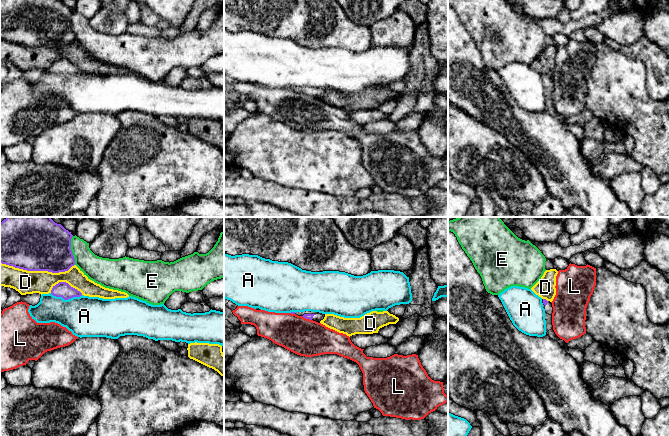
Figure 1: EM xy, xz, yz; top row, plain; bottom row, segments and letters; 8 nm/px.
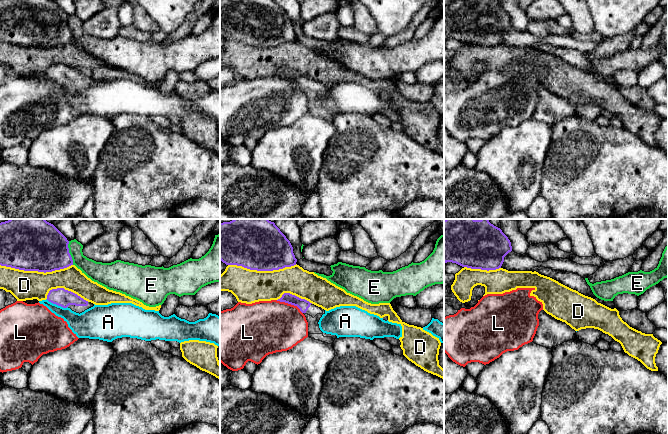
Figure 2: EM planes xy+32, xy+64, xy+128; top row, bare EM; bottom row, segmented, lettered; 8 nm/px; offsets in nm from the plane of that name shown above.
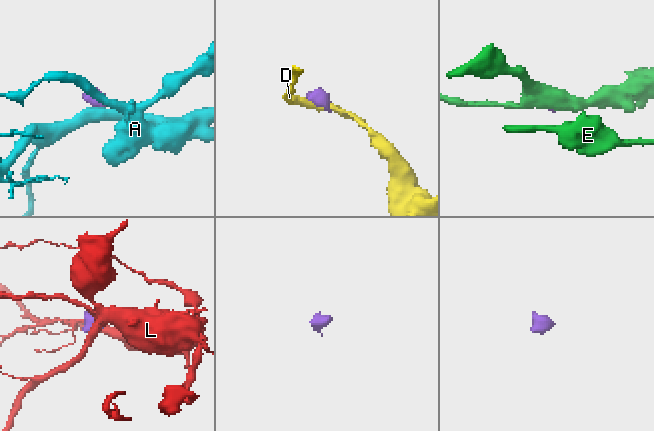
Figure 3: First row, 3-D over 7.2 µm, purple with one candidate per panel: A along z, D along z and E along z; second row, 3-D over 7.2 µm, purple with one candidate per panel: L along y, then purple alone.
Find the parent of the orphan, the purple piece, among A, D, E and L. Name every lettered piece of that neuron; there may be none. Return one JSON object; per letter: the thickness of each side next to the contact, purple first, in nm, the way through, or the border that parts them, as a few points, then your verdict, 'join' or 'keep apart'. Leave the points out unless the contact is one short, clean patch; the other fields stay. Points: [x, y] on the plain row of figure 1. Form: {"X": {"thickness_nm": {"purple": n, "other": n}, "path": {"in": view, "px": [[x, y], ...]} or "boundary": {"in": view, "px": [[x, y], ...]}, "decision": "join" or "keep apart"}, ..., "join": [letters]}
{"A": {"thickness_nm": {"purple": 120, "other": 320}, "decision": "keep apart"}, "D": {"thickness_nm": {"purple": 380, "other": 190}, "decision": "keep apart"}, "E": {"thickness_nm": {"purple": 380, "other": 200}, "decision": "keep apart"}, "L": {"thickness_nm": {"purple": 50, "other": 300}, "boundary": {"in": "xz", "px": [[301, 92], [311, 96]]}, "decision": "keep apart"}, "join": []}

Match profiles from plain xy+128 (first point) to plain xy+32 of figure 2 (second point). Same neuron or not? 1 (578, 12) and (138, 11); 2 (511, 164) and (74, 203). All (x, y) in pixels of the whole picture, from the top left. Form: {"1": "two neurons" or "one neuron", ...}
{"1": "one neuron", "2": "two neurons"}

